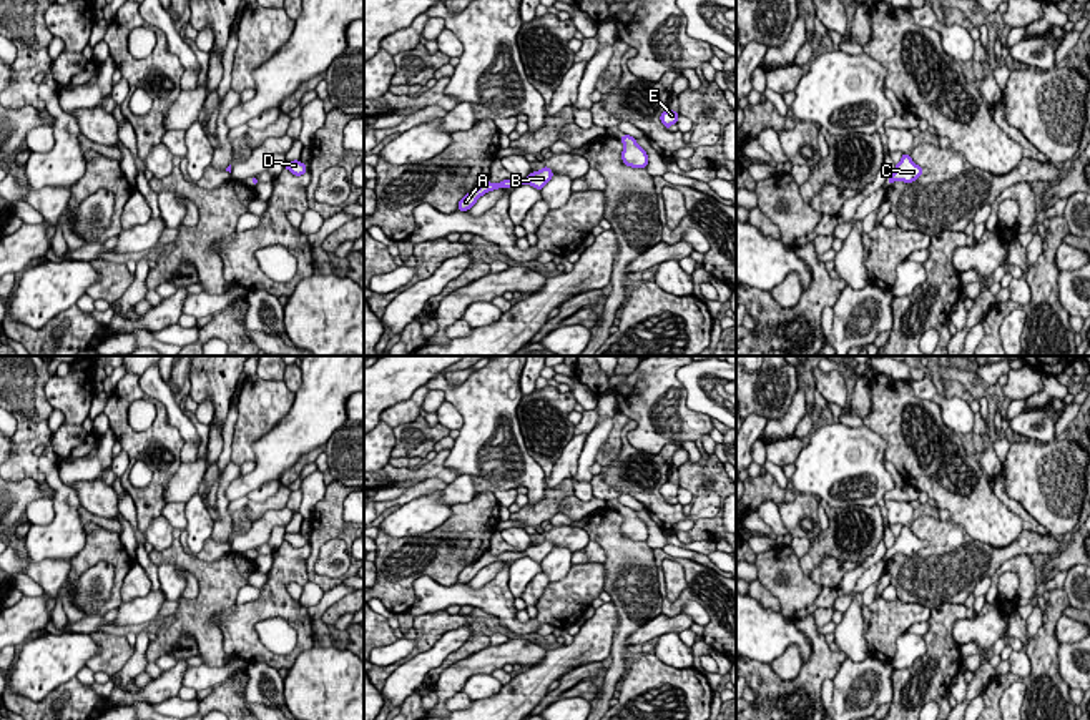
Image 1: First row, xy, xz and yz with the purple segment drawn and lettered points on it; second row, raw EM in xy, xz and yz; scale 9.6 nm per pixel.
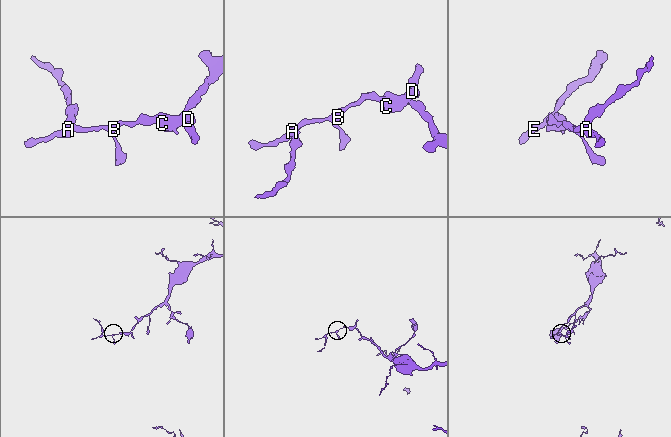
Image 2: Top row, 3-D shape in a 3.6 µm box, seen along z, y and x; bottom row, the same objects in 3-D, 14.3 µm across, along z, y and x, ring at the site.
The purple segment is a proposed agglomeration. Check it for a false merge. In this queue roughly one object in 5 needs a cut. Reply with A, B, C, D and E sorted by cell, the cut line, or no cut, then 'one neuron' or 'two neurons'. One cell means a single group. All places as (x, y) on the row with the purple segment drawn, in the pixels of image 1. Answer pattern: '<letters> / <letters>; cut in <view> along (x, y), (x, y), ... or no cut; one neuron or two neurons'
A B C D E; no cut; one neuron

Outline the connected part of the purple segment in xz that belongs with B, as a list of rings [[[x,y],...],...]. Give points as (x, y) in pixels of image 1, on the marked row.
[[[543,166],[540,171],[532,171],[525,180],[503,180],[500,183],[484,181],[477,190],[467,193],[460,201],[457,211],[469,211],[480,196],[498,188],[517,188],[530,185],[542,191],[542,188],[552,180],[553,171]]]

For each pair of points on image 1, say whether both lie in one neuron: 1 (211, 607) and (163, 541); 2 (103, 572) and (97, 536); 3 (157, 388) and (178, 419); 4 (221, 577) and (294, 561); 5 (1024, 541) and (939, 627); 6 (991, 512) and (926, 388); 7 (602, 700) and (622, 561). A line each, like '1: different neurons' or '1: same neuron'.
1: different neurons
2: different neurons
3: same neuron
4: different neurons
5: different neurons
6: different neurons
7: same neuron

